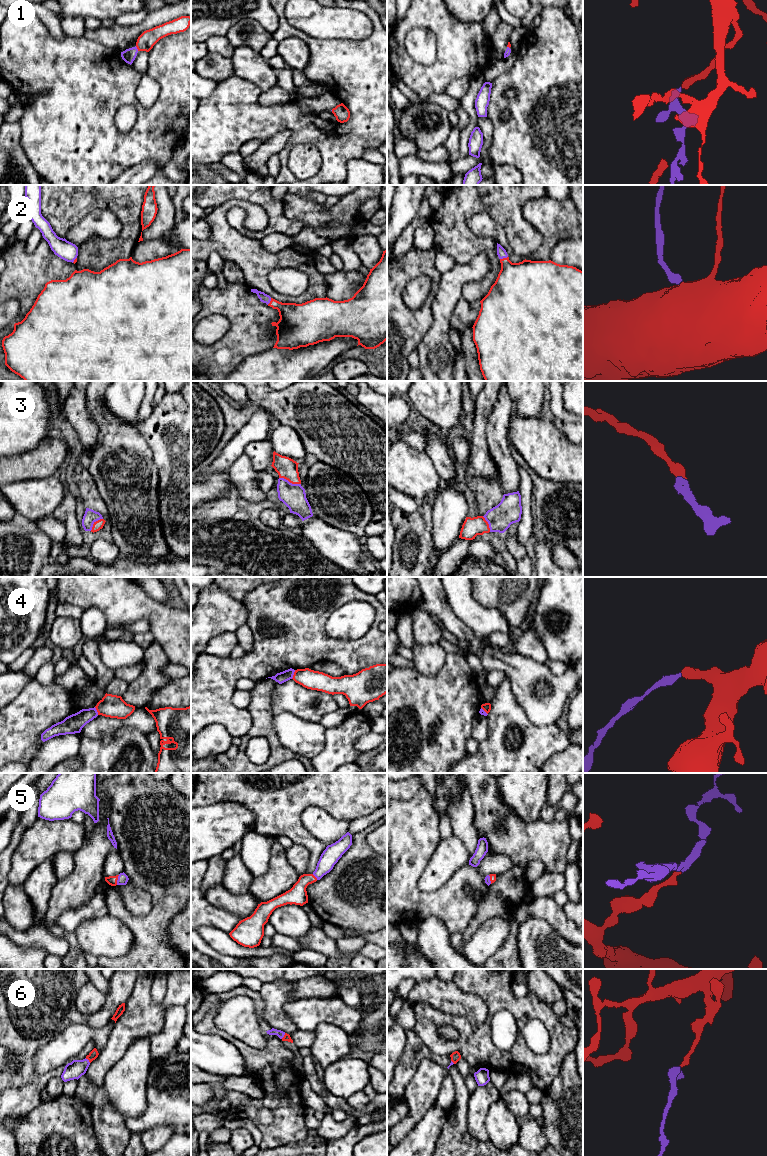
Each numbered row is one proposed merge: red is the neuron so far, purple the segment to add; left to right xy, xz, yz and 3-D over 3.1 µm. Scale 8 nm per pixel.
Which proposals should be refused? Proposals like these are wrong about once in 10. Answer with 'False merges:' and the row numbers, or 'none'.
False merges: 4

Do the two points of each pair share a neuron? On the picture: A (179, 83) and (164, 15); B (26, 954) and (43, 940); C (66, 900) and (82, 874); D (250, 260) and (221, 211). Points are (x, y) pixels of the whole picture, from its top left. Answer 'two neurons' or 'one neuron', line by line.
A: two neurons
B: two neurons
C: one neuron
D: one neuron

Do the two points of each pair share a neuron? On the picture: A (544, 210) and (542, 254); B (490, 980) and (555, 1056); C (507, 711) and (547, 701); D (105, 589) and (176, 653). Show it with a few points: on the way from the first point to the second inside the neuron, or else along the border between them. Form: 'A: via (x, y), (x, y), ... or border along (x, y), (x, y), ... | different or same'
A: via (547, 221), (547, 243) | same
B: via (513, 1003), (537, 1009), (556, 1033) | same
C: border along (511, 686), (511, 692), (515, 700), (536, 726) | different
D: via (127, 603), (150, 610), (171, 631) | same

